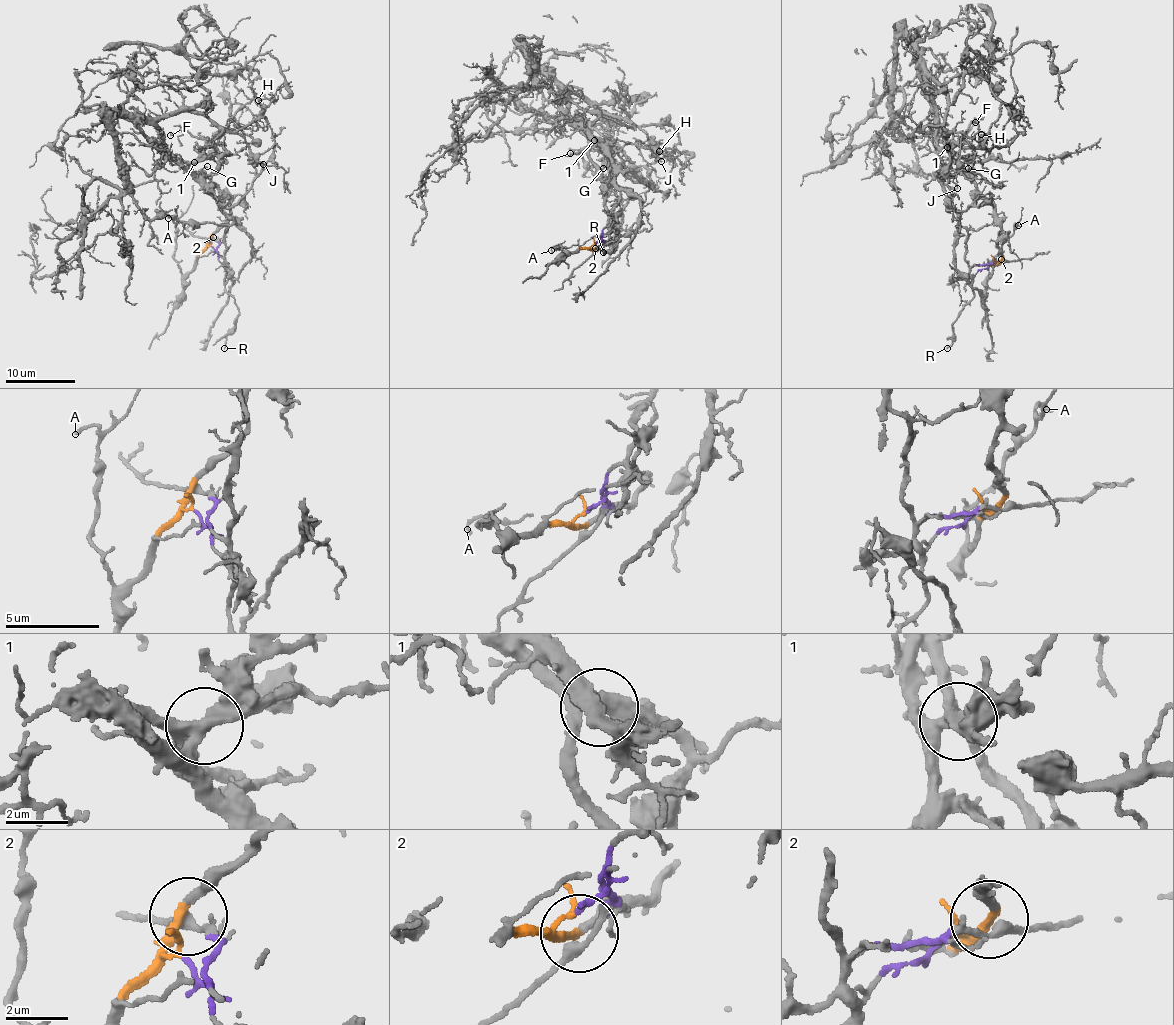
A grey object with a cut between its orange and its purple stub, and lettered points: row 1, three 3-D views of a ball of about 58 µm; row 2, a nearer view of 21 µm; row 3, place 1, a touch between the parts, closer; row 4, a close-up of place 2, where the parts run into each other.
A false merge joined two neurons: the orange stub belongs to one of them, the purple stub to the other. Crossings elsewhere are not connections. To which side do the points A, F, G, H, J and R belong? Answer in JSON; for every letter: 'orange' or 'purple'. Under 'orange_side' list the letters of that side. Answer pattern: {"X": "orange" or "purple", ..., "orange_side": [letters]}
{"A": "orange", "F": "purple", "G": "orange", "H": "purple", "J": "purple", "R": "purple", "orange_side": ["A", "G"]}

